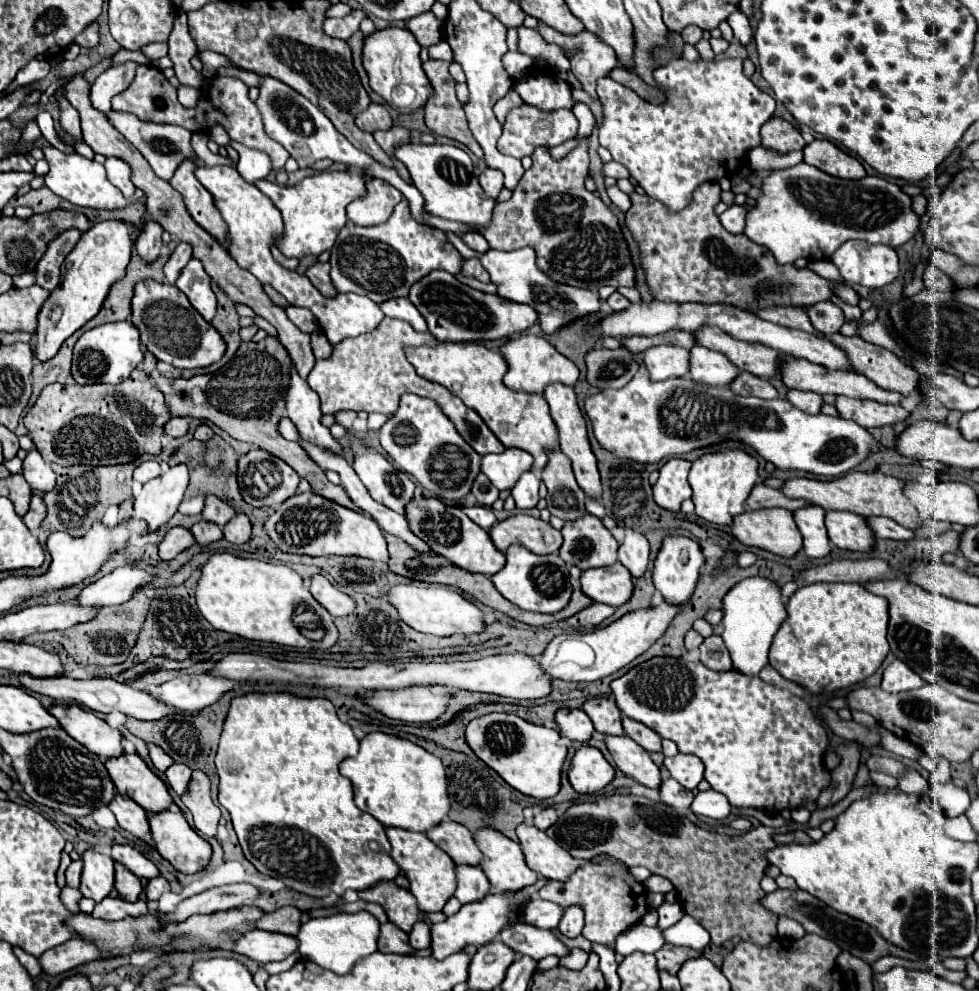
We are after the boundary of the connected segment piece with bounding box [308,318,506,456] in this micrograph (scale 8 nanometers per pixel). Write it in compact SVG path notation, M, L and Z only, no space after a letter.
M384 318L380 326L364 336L342 340L334 346L334 352L328 360L318 360L314 370L308 376L310 388L320 396L320 410L322 414L334 414L338 410L354 410L354 412L382 412L392 416L396 412L400 396L406 392L432 398L440 404L444 414L454 422L460 436L480 454L500 454L506 448L496 440L484 420L472 412L460 398L450 396L444 386L432 384L416 376L414 368L408 364L404 356L404 346L422 346L422 344L436 344L436 338L430 332L416 332L404 320Z

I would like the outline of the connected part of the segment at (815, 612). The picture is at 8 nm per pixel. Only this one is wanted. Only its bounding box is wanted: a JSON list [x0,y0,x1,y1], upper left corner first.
[770,584,888,694]

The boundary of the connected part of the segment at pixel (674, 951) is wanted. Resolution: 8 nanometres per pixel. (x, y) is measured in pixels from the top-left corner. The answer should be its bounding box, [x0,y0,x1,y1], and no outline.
[656,944,702,974]

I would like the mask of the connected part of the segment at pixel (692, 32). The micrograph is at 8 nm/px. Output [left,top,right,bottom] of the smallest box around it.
[680,26,702,44]

